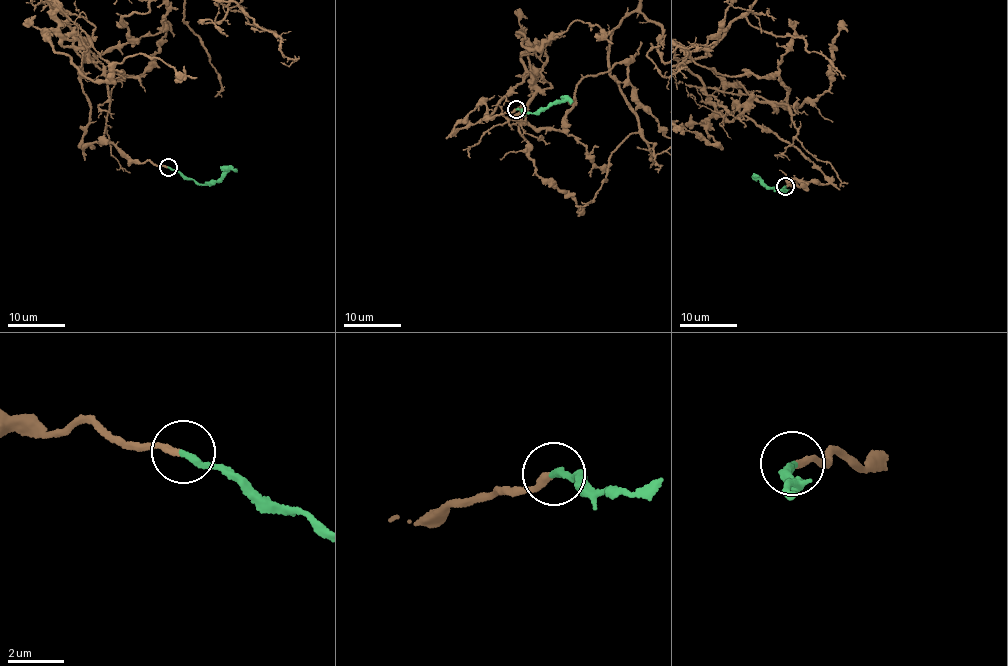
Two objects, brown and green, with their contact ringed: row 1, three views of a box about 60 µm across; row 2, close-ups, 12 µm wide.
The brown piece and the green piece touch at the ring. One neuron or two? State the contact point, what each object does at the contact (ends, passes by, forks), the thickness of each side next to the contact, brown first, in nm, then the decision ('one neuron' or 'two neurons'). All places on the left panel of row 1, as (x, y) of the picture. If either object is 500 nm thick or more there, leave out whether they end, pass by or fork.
(168, 167) | brown ends | green ends | 220/240 nm | one neuron

